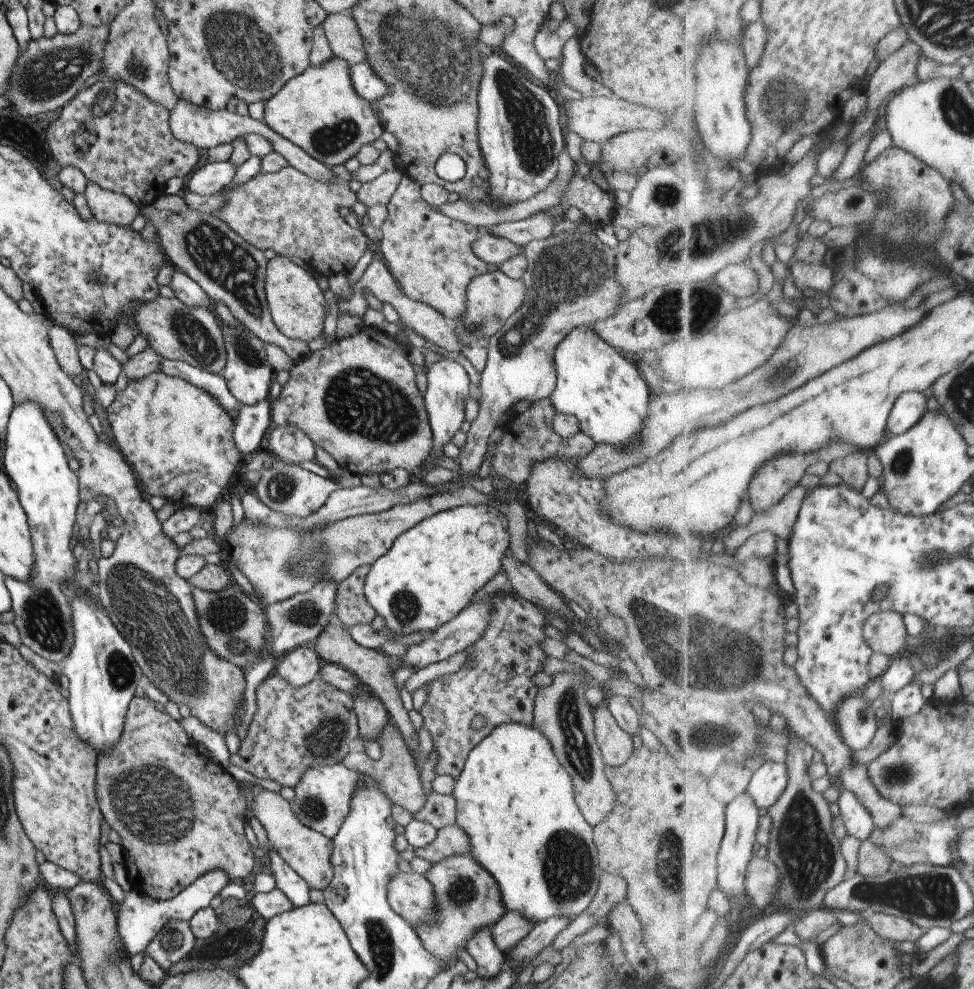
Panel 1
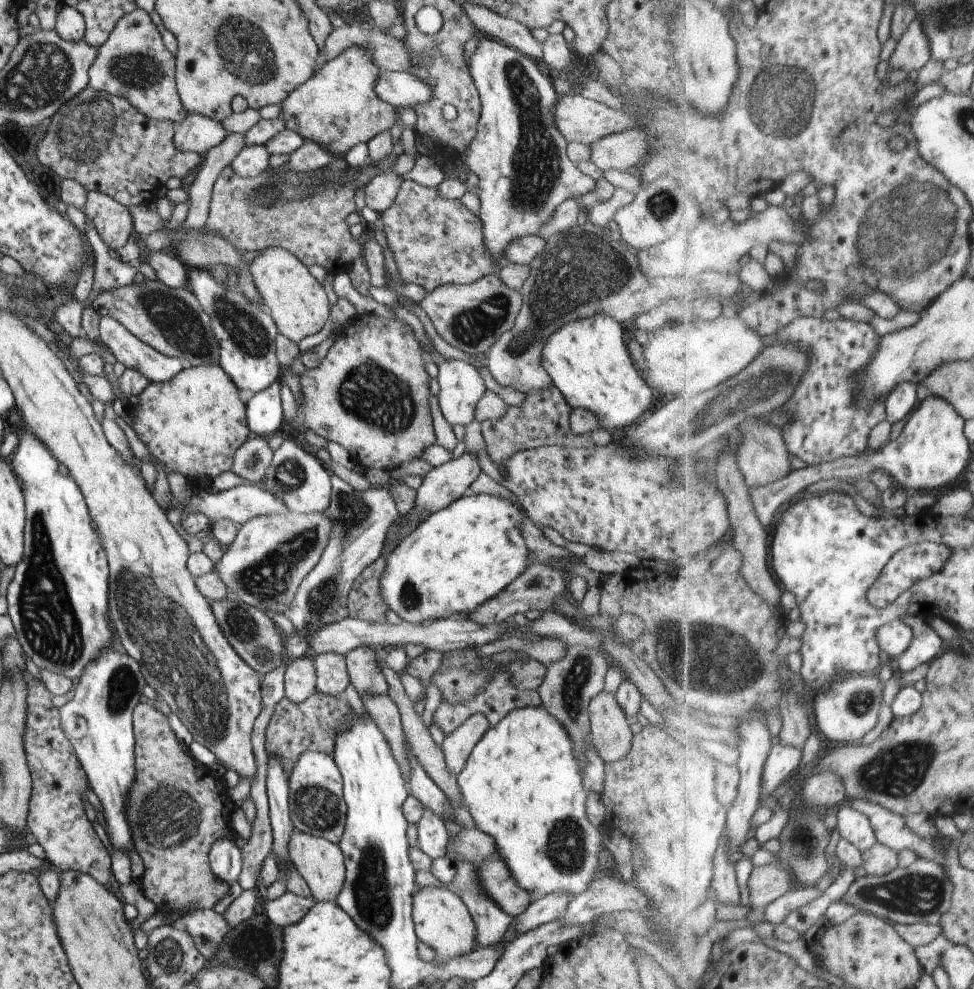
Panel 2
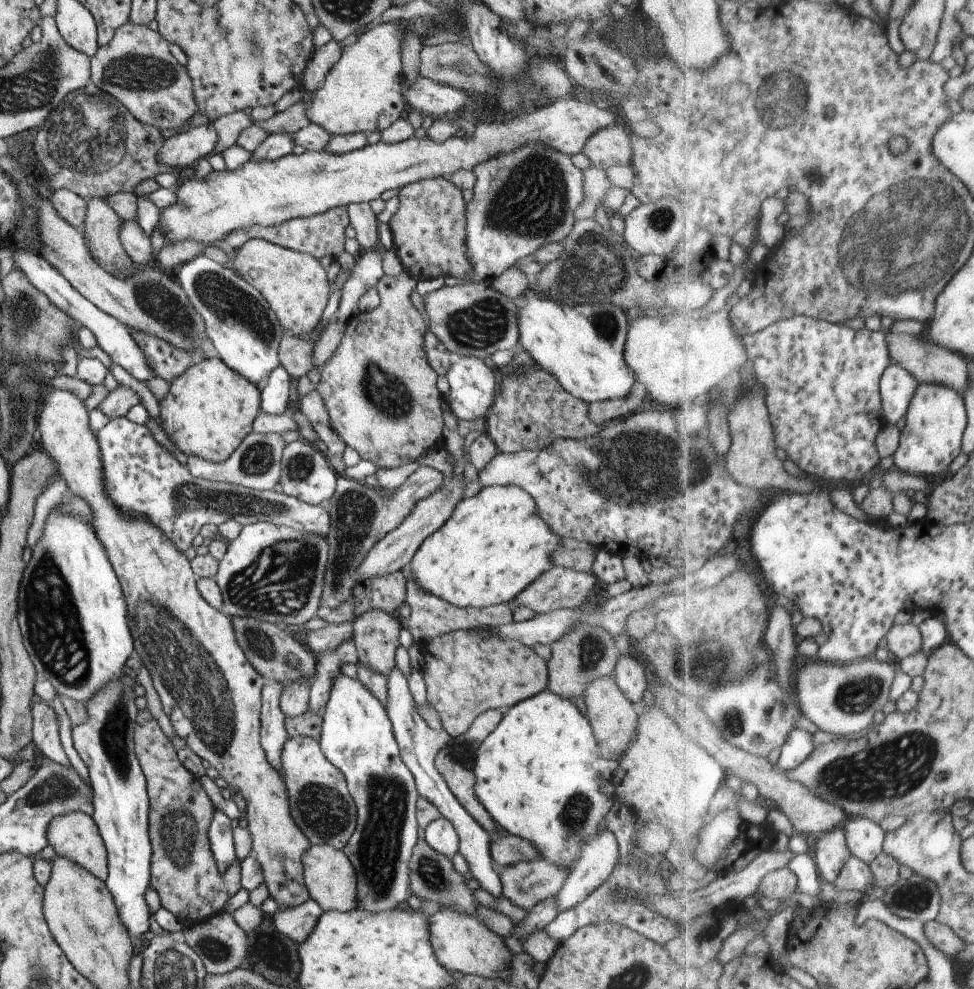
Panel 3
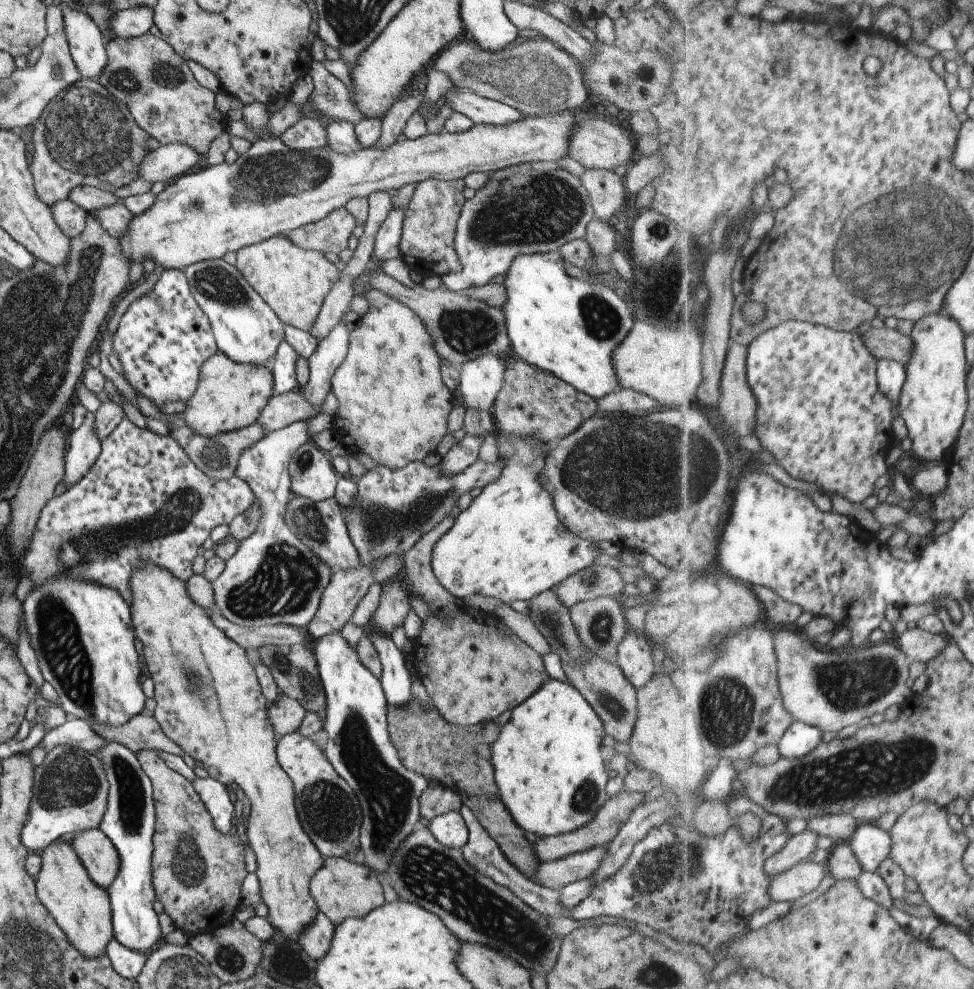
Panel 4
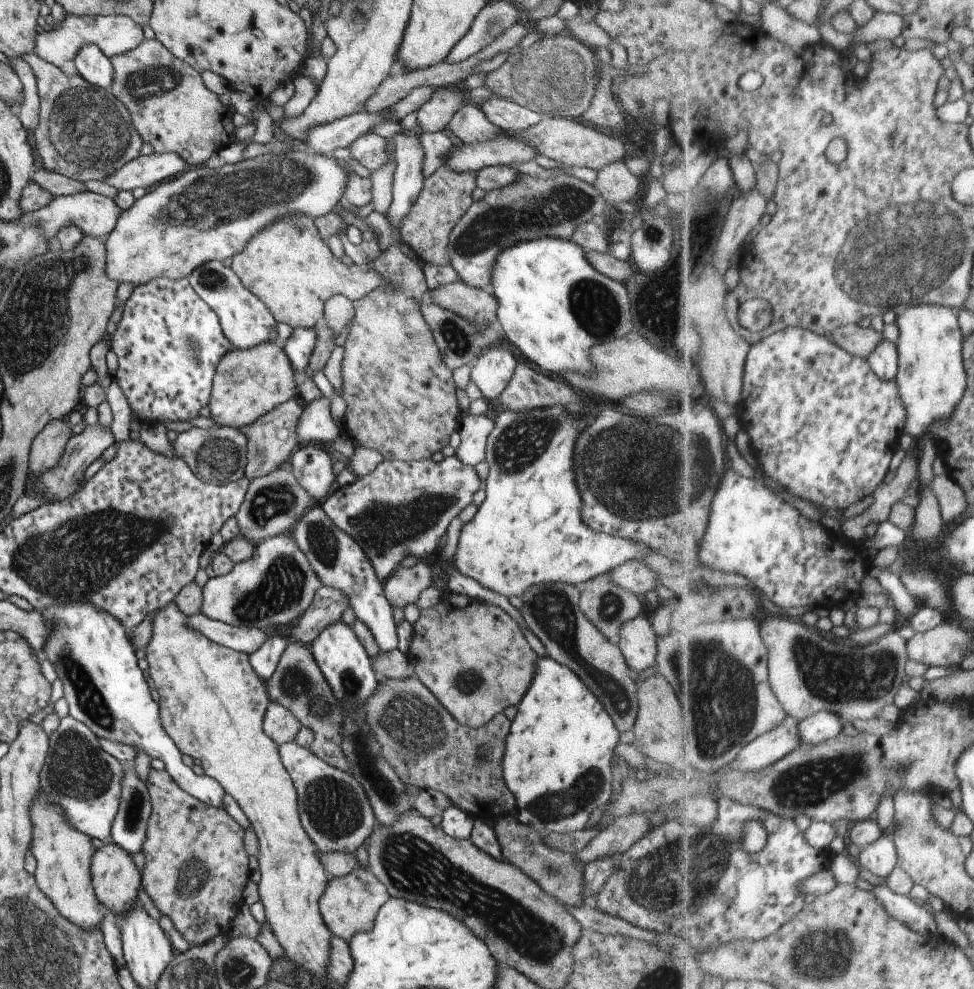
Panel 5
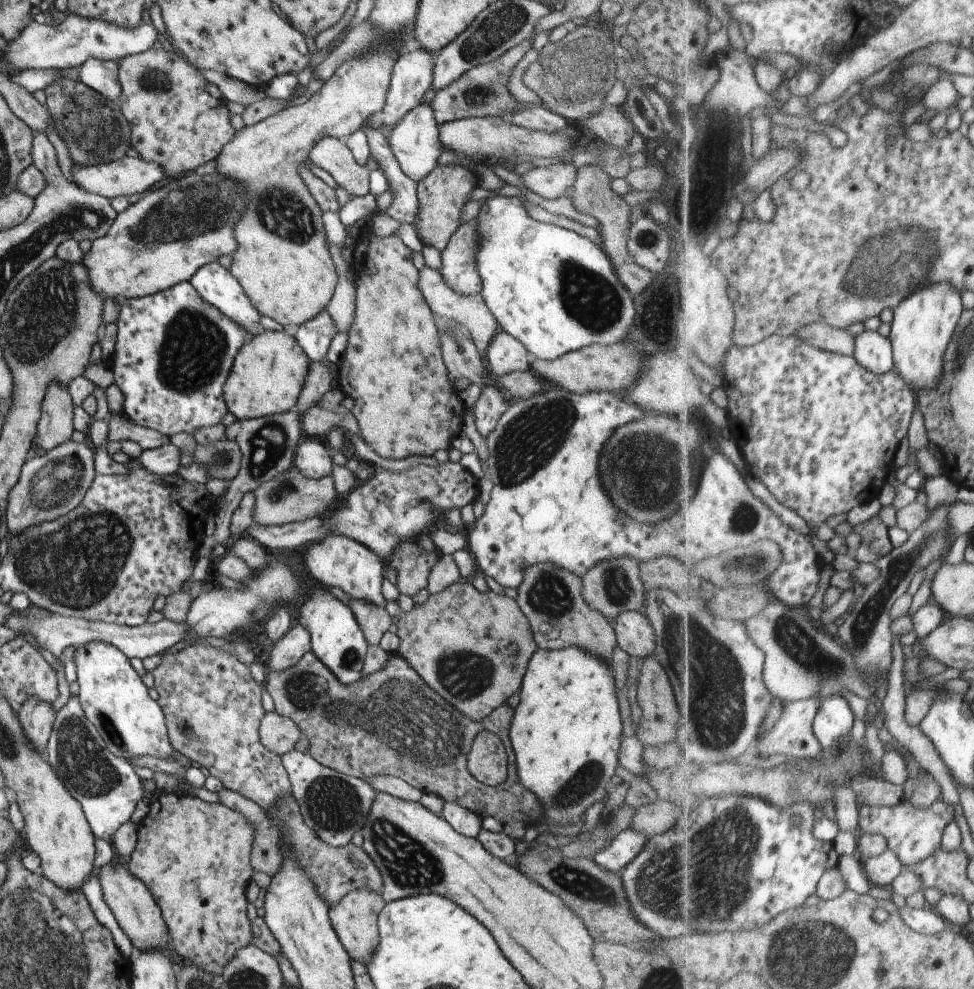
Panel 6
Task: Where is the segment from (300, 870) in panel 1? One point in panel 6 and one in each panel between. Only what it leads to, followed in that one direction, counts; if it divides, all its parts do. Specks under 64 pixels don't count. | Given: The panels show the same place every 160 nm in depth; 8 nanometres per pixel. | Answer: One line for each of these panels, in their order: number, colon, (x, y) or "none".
2: (320, 863)
3: (329, 878)
4: (341, 889)
5: (349, 903)
6: (353, 919)

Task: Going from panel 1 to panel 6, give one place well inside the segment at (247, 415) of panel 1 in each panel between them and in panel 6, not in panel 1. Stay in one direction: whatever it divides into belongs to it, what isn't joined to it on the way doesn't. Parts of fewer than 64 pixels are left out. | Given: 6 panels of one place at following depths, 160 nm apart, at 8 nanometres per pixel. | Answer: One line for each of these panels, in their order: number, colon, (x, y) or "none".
2: (263, 410)
3: (273, 392)
4: (283, 364)
5: (297, 346)
6: (313, 337)

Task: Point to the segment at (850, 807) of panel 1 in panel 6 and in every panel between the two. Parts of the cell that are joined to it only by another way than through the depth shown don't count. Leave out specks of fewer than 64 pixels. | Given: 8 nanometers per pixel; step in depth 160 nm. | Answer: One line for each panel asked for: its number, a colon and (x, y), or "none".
2: (856, 827)
3: (866, 838)
4: (872, 845)
5: (880, 858)
6: (882, 870)

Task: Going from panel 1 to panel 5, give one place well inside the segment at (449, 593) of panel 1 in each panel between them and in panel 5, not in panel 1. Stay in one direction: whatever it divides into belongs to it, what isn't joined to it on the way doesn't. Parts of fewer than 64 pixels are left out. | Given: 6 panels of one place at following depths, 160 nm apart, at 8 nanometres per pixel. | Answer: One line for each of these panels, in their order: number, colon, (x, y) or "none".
2: (464, 554)
3: (494, 544)
4: (508, 544)
5: (527, 531)

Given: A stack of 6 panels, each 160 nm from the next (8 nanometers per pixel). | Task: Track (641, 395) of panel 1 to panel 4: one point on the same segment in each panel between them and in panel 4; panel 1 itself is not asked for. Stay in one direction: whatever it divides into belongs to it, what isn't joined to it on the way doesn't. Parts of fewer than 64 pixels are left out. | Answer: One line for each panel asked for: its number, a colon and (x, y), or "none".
2: (586, 360)
3: (581, 346)
4: (568, 327)

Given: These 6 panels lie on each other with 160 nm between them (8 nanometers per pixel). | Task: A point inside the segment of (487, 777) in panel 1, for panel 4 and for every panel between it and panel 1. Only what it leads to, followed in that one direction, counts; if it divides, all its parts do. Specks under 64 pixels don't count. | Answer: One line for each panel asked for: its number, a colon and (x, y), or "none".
2: (521, 783)
3: (537, 774)
4: (547, 768)

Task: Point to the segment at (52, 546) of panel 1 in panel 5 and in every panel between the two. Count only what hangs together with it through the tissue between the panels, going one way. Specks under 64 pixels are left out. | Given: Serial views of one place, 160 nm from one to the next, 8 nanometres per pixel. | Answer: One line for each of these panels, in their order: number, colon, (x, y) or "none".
2: (57, 601)
3: (71, 614)
4: (81, 632)
5: (104, 687)

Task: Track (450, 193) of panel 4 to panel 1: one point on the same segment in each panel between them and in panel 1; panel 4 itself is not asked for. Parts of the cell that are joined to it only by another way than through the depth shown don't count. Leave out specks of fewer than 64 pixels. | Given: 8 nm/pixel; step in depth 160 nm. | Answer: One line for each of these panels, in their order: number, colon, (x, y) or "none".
1: (429, 255)
2: (433, 241)
3: (428, 229)

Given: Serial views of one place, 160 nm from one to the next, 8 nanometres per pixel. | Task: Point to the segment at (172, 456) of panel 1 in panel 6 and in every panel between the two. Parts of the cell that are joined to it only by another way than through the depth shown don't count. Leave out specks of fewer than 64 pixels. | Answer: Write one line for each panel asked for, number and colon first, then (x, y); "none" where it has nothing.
2: (193, 423)
3: (208, 410)
4: (229, 395)
5: (246, 384)
6: (267, 373)

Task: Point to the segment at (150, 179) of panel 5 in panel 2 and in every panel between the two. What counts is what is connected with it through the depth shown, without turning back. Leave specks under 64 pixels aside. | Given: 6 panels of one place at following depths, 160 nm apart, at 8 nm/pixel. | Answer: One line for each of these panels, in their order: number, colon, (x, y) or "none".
2: (197, 134)
3: (184, 149)
4: (166, 162)

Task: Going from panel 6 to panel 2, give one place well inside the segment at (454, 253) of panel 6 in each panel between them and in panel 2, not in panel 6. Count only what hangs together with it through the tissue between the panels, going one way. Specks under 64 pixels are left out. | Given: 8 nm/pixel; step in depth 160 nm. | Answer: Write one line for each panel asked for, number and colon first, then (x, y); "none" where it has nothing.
2: (519, 157)
3: (521, 200)
4: (529, 208)
5: (531, 208)

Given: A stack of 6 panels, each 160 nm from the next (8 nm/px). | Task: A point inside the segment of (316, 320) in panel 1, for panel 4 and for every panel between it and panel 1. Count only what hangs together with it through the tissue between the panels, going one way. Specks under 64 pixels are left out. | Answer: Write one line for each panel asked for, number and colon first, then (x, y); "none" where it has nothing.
2: (296, 301)
3: (294, 285)
4: (293, 282)

